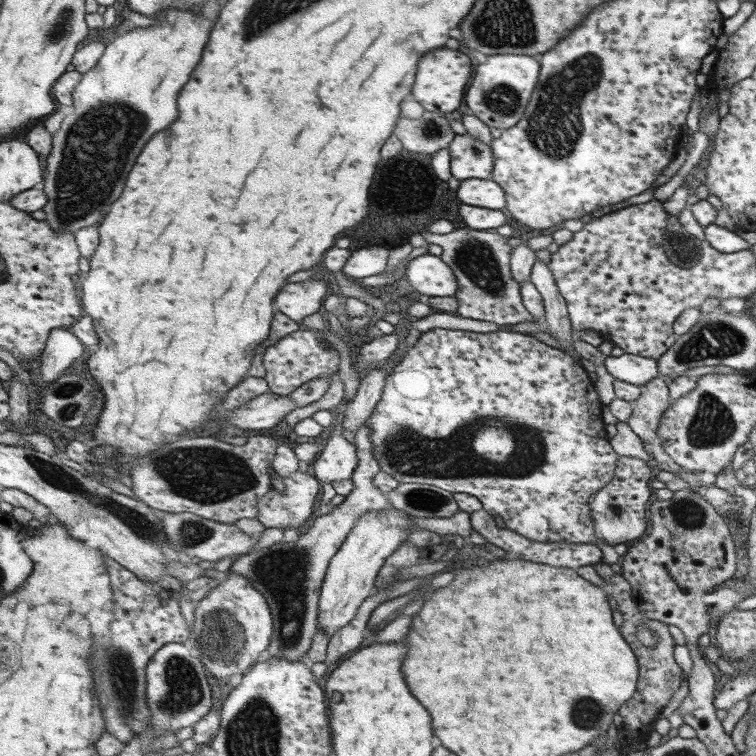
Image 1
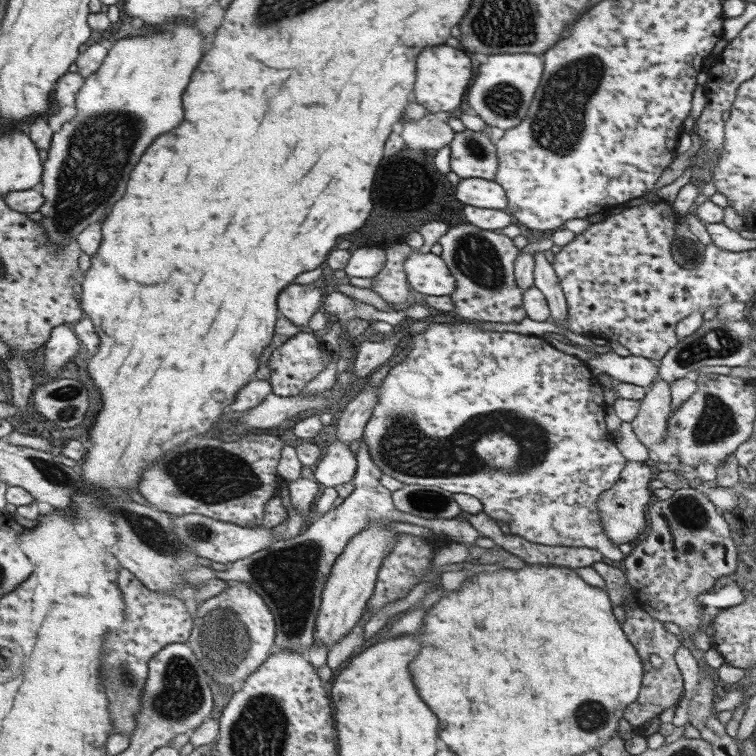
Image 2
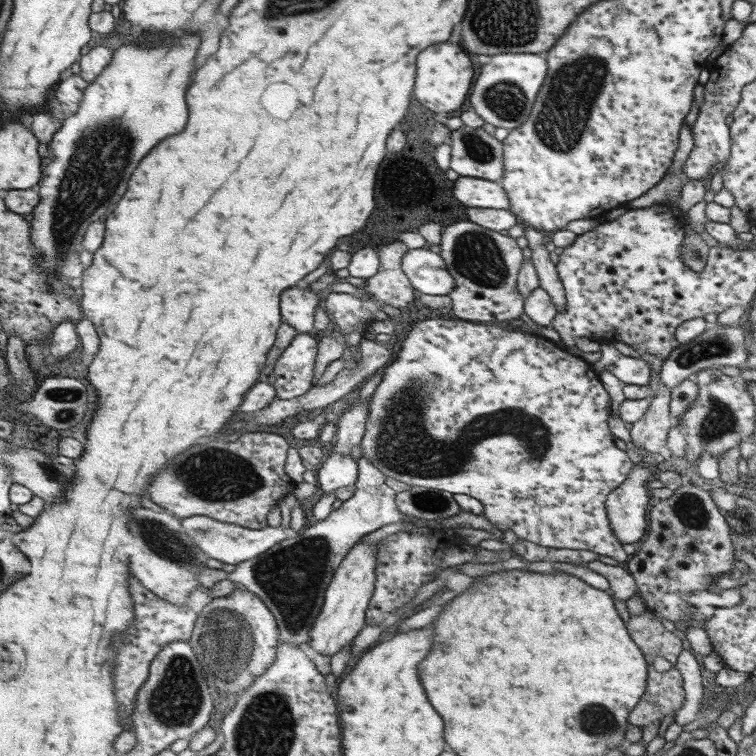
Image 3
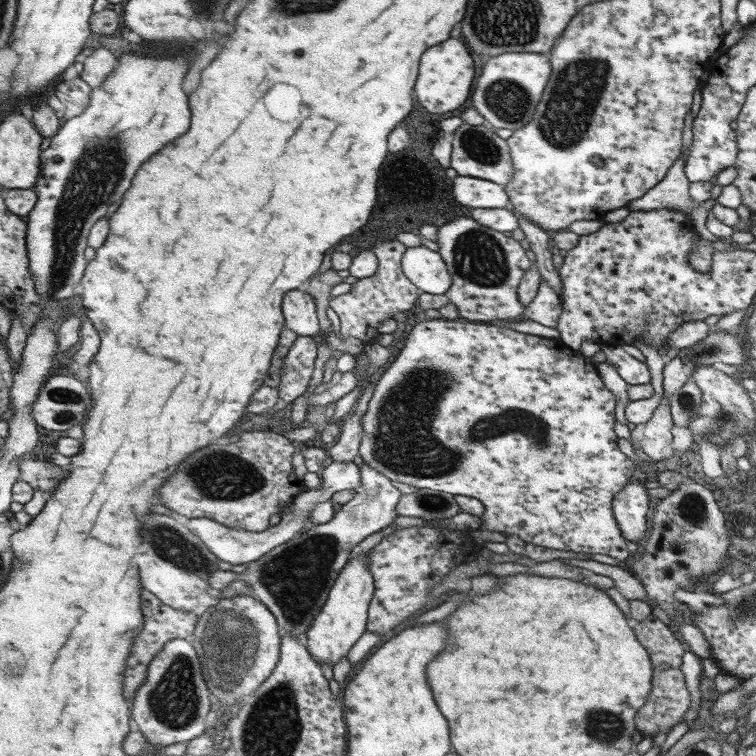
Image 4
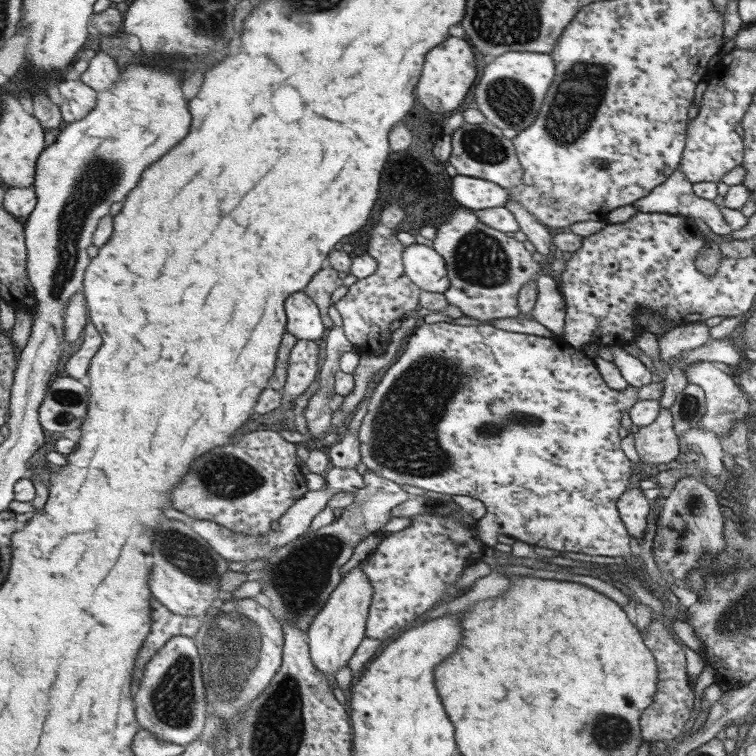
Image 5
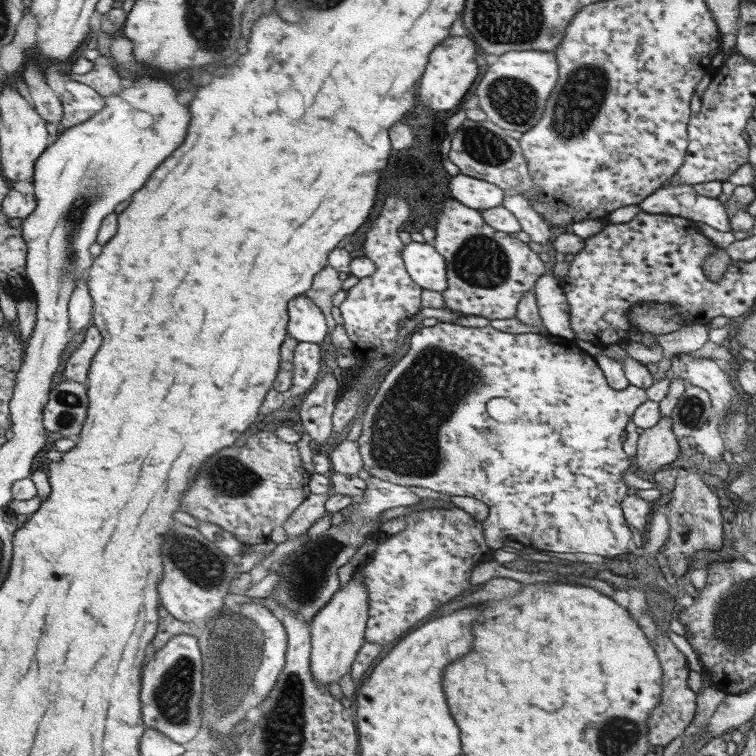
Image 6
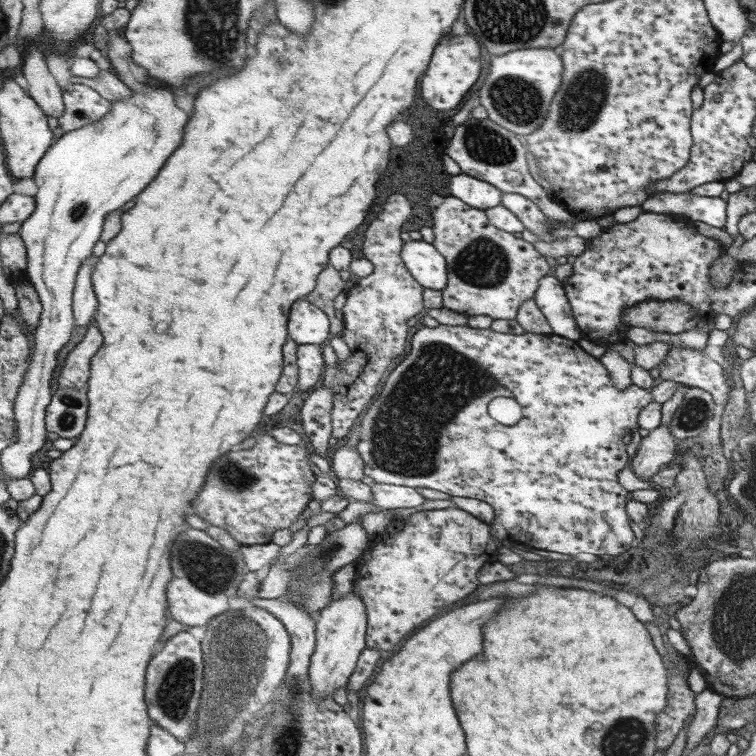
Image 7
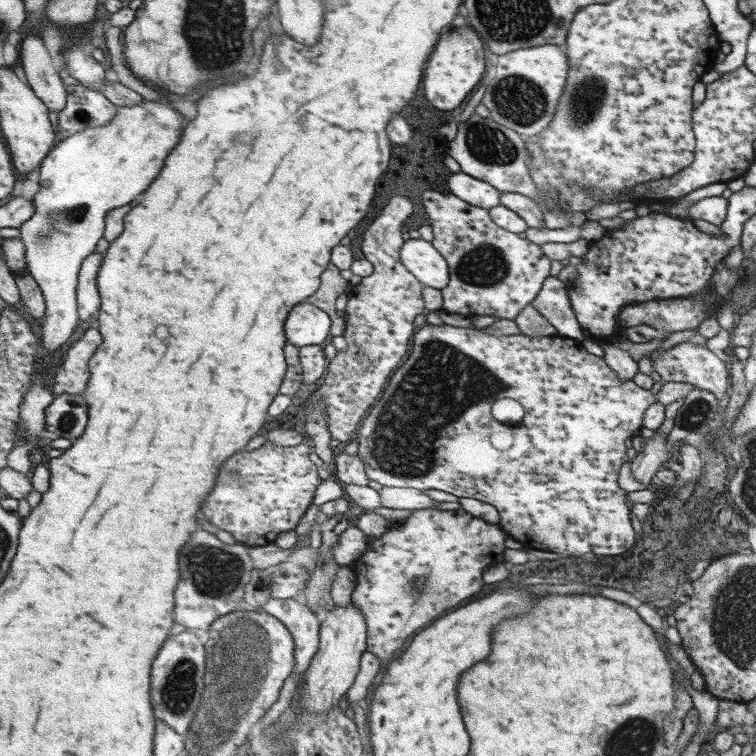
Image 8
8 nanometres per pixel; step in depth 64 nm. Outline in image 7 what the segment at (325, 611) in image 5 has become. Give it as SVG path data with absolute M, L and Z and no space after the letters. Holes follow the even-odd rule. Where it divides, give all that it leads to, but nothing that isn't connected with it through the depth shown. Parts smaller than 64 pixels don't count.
M354 589L341 599L331 601L325 608L314 614L317 629L317 646L310 656L309 683L313 687L313 697L322 700L337 688L345 688L359 653L366 647L366 609L361 595Z

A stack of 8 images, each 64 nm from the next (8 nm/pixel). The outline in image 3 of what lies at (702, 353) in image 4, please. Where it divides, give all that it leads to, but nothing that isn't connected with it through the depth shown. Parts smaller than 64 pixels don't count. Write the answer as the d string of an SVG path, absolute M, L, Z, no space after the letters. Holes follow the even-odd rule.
M716 322L707 323L706 329L699 335L687 342L687 344L678 344L663 359L659 371L660 384L671 389L683 382L693 372L697 373L703 369L709 369L712 364L725 366L744 366L751 346L745 341L745 330L739 325L736 327L723 327Z

